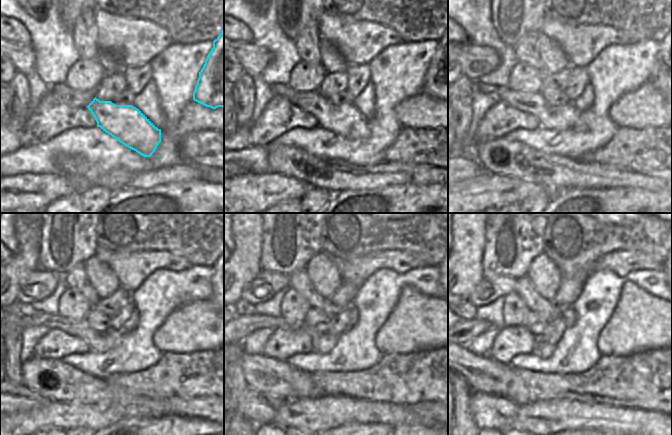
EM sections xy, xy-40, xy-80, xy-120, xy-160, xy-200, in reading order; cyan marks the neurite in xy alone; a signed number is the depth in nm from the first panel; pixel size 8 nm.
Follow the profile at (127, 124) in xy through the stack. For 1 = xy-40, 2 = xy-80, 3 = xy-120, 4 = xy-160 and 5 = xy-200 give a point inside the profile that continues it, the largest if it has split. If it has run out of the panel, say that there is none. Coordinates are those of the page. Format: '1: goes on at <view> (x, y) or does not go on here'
1: goes on at xy-40 (347, 121)
2: goes on at xy-80 (560, 117)
3: goes on at xy-120 (99, 342)
4: goes on at xy-160 (244, 326)
5: goes on at xy-200 (468, 328)

